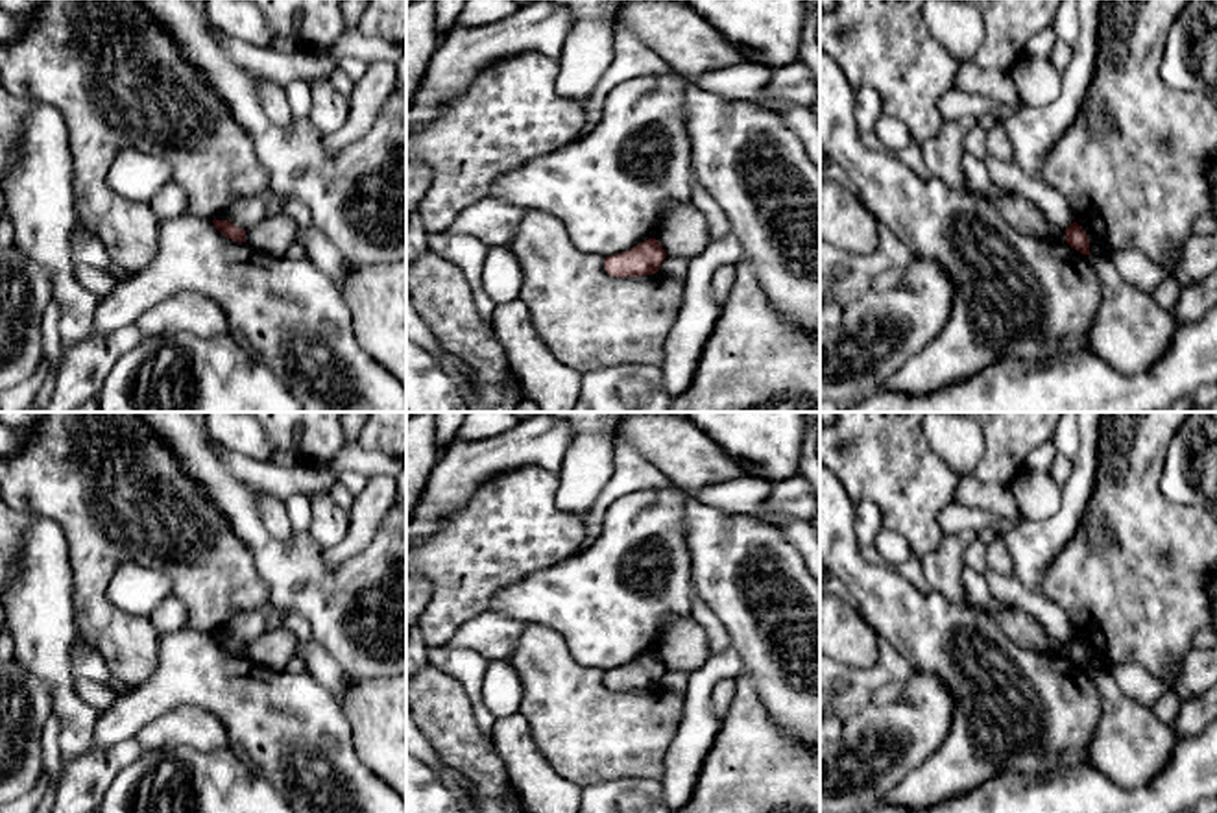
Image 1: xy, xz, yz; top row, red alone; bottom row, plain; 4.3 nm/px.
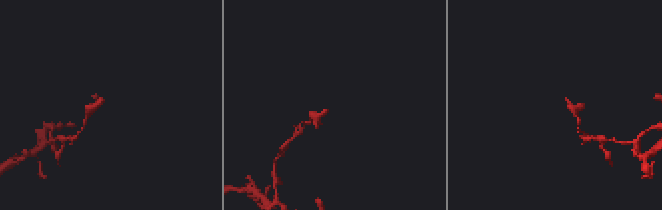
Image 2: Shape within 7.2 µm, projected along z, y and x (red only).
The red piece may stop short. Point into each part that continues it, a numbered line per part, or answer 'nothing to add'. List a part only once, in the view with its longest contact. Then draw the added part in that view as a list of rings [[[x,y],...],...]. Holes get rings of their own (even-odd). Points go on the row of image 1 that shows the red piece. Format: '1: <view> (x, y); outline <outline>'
nothing to add

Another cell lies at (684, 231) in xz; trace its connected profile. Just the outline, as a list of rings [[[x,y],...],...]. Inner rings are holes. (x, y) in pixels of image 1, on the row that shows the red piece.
[[[670,203],[661,212],[656,240],[667,255],[691,261],[711,242],[707,218],[694,203]]]

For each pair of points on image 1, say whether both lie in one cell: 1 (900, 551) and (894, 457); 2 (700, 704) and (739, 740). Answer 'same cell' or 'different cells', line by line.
1: different cells
2: different cells

